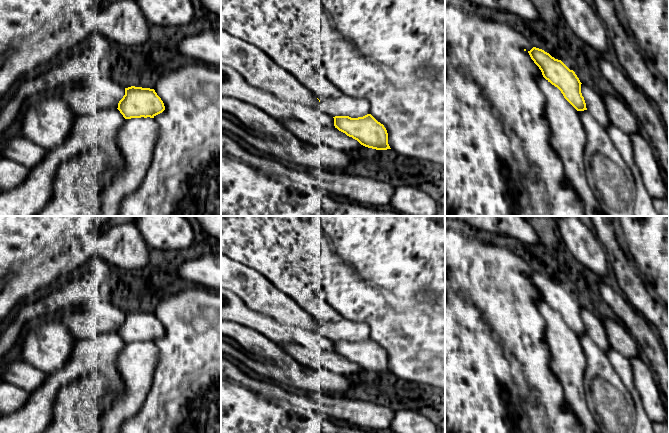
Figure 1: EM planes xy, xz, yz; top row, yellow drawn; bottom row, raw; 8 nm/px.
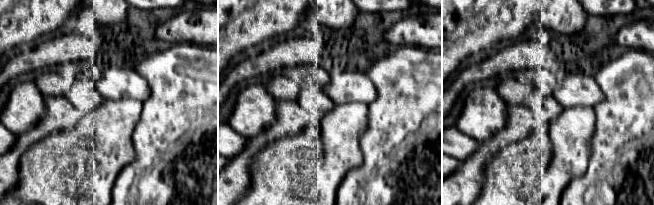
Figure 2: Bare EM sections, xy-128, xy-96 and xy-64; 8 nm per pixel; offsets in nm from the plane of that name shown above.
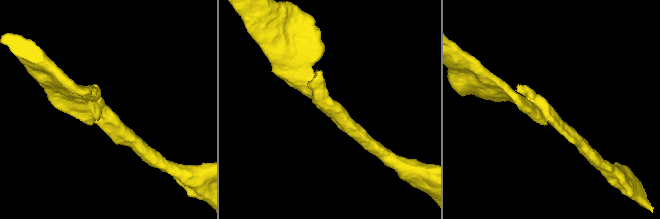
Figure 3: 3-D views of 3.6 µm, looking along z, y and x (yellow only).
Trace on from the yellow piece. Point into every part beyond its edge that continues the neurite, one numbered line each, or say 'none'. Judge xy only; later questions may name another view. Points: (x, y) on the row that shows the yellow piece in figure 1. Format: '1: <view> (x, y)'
none

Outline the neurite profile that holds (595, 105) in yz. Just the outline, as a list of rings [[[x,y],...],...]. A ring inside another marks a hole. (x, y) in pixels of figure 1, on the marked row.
[[[584,83],[581,84],[581,93],[585,98],[587,111],[600,125],[607,128],[611,124],[611,120],[606,105],[602,99],[603,96],[598,91],[592,90],[590,86]]]

